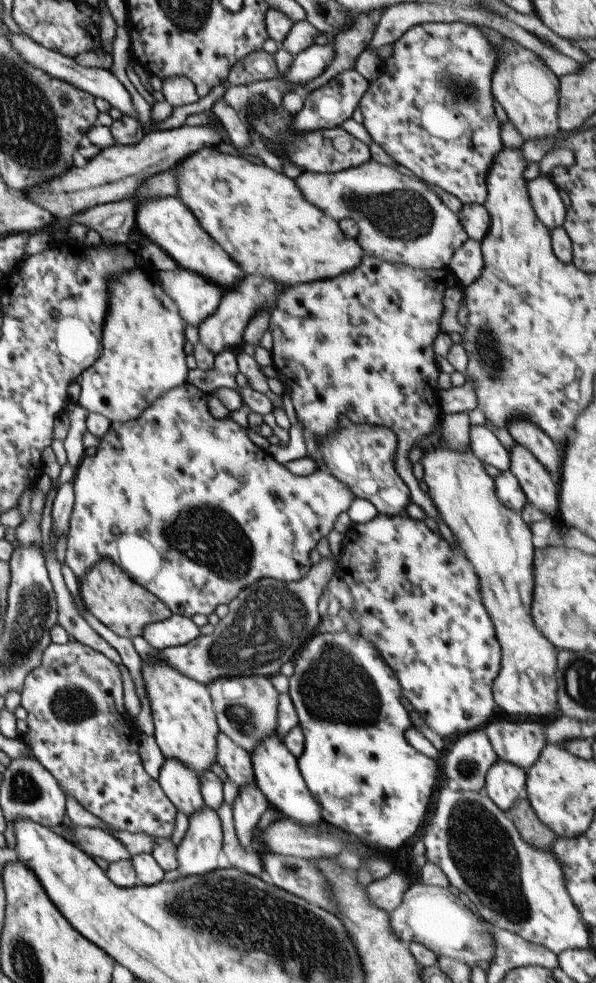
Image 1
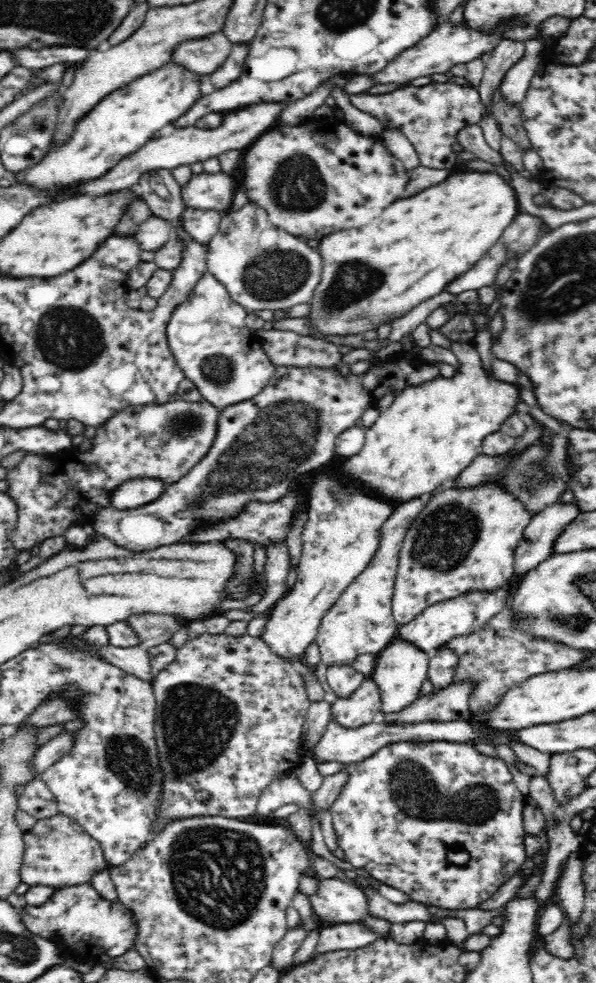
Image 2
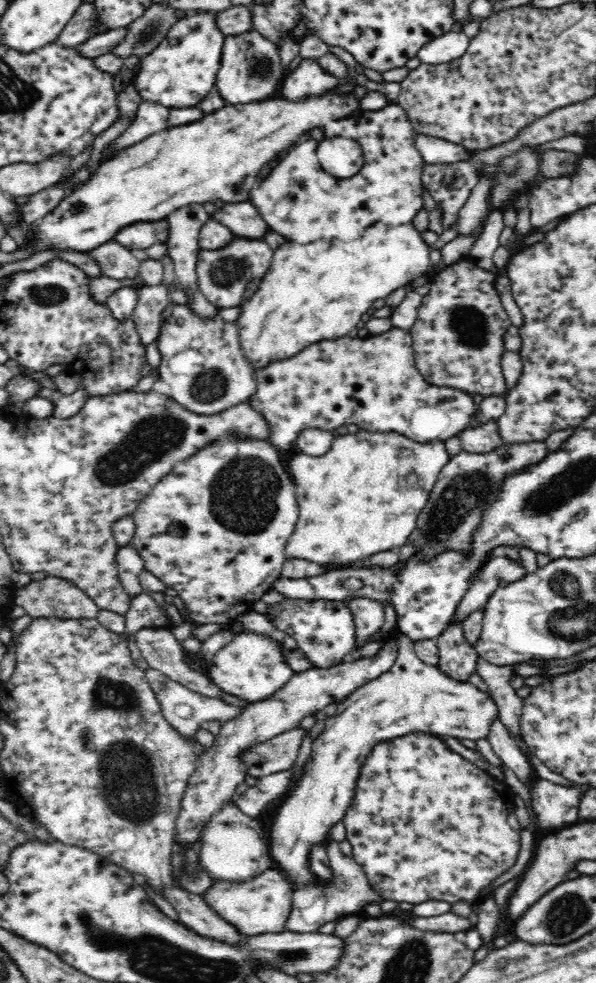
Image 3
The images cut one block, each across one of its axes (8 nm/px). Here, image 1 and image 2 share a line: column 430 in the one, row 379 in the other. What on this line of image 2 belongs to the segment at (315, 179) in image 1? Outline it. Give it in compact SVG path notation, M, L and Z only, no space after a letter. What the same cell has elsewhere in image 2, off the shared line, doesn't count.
M208 271L202 274L188 300L172 312L166 330L170 350L210 405L227 407L250 400L264 390L274 374L275 366L264 354L260 335L250 333L245 323L248 313L232 301L228 289Z

